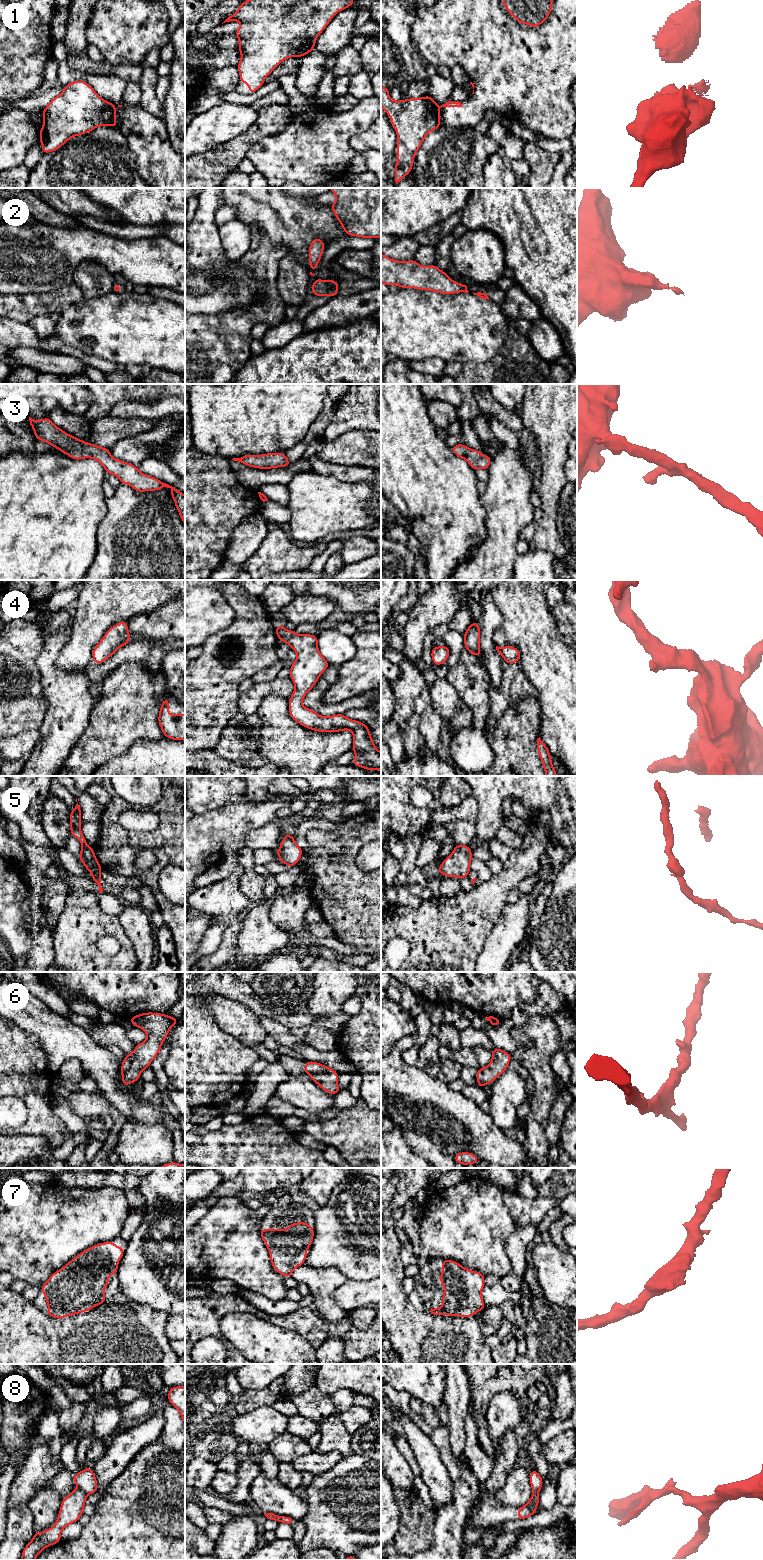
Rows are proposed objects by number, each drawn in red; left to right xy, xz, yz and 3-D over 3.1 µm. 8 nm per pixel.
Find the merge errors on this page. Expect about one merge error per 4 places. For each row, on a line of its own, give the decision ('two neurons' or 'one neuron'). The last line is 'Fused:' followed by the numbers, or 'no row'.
1: two neurons
2: two neurons
3: one neuron
4: one neuron
5: two neurons
6: one neuron
7: one neuron
8: two neurons
Fused: 1, 2, 5, 8

